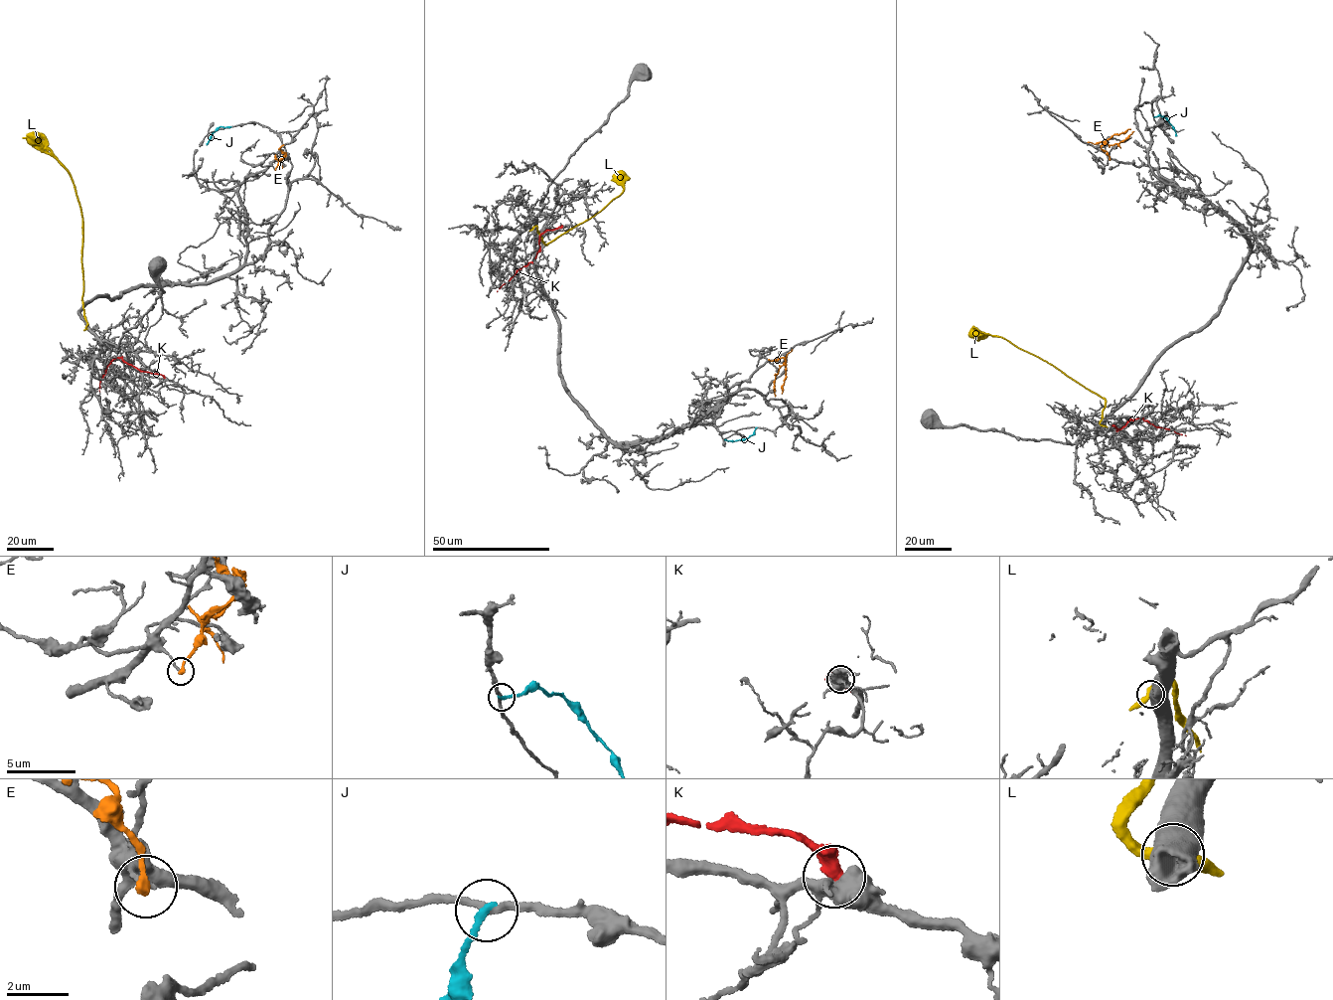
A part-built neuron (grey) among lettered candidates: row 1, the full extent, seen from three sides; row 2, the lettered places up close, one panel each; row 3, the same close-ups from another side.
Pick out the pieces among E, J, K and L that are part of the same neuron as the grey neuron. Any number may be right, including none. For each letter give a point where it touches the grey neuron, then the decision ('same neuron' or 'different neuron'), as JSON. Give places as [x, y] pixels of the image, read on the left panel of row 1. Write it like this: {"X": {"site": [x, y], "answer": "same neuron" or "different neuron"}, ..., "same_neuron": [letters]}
{"E": {"site": [275, 169], "answer": "different neuron"}, "J": {"site": [230, 127], "answer": "different neuron"}, "K": {"site": [164, 378], "answer": "different neuron"}, "L": {"site": [86, 328], "answer": "different neuron"}, "same_neuron": []}

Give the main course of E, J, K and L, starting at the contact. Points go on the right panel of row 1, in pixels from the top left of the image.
E: (1110, 159), (1101, 148), (1103, 145), (1117, 144), (1133, 131)
J: (1154, 116), (1164, 116), (1176, 136)
K: (1114, 425), (1117, 430), (1127, 421), (1142, 418), (1186, 435)
L: (1104, 424), (1100, 423), (1105, 399), (1000, 337), (971, 336)

